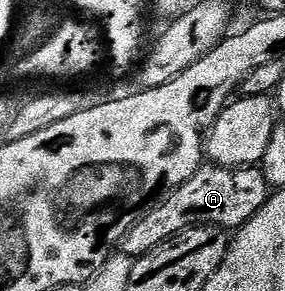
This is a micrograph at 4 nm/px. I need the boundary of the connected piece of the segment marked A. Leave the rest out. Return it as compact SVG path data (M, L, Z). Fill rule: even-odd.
M213 164L203 165L183 186L171 190L163 202L140 219L120 243L121 253L131 260L143 258L161 242L196 226L212 226L227 232L237 231L268 201L268 183L261 169L230 169Z

